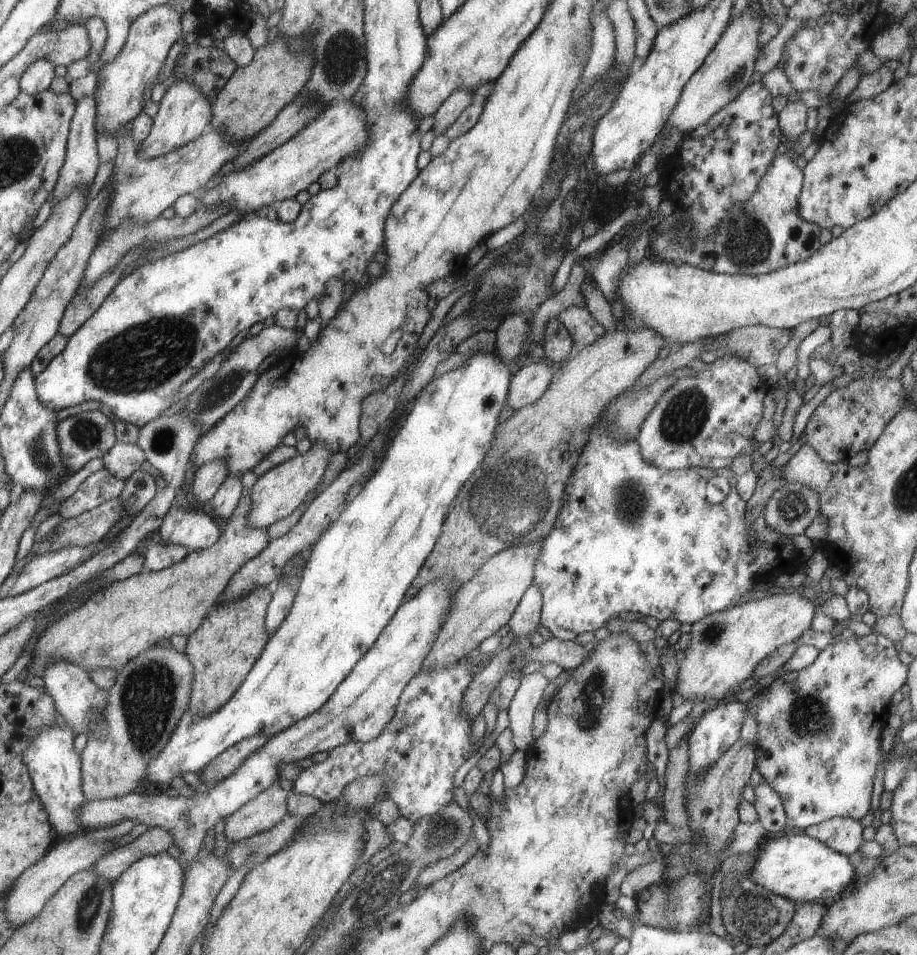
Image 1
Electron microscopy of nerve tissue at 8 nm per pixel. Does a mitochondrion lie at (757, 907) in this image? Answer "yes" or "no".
yes

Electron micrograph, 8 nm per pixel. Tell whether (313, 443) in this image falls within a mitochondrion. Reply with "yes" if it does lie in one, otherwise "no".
no

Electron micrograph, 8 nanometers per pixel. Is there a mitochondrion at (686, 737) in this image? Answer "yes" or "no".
no

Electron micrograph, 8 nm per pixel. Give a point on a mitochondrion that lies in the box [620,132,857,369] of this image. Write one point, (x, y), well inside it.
(747, 244)

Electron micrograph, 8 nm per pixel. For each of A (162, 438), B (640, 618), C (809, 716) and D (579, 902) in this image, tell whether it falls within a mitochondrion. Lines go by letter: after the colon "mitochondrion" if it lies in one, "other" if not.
A: mitochondrion
B: other
C: mitochondrion
D: other

